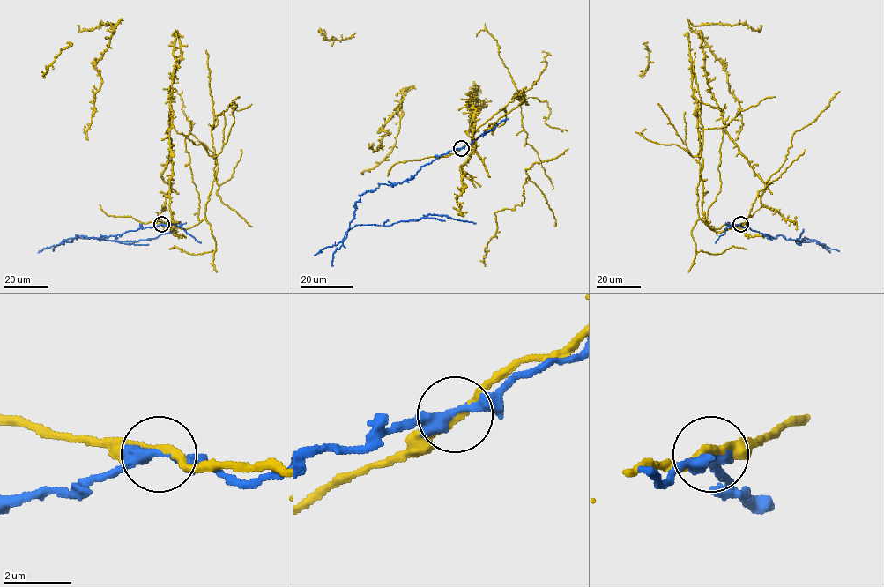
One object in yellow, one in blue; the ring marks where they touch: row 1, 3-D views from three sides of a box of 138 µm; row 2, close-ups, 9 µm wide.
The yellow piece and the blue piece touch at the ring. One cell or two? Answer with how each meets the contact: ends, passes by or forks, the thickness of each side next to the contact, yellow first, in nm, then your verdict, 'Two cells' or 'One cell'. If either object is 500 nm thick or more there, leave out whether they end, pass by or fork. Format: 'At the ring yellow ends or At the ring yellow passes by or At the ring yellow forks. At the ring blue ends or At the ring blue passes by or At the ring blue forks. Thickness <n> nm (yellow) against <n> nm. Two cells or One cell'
At the ring yellow passes by. At the ring blue passes by. Thickness 240 nm (yellow) against 320 nm. Two cells

